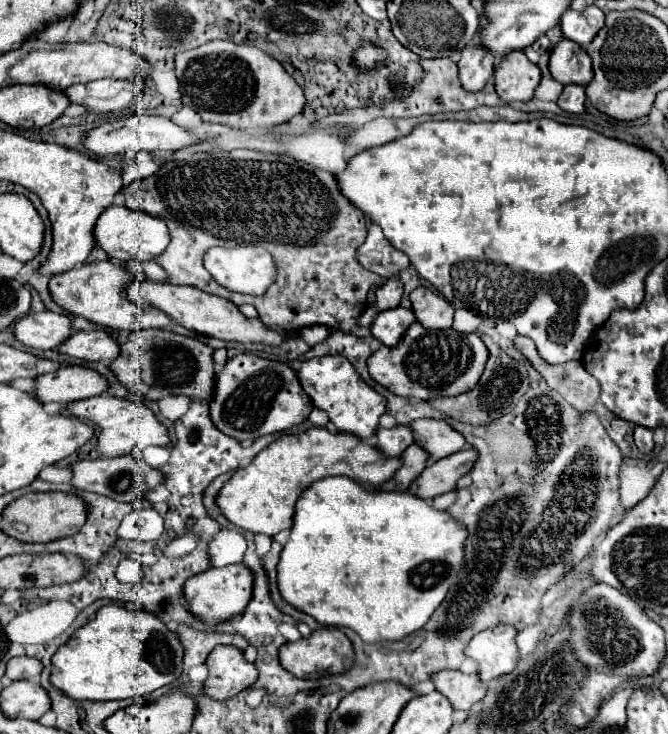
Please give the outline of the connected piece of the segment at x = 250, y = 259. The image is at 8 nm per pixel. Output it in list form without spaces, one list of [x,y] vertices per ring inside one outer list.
[[[239,246],[239,248],[211,248],[203,258],[209,274],[227,290],[243,294],[263,294],[275,276],[275,264],[271,254],[261,246]]]

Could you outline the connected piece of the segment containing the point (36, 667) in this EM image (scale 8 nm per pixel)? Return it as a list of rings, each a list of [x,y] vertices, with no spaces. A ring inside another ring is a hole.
[[[17,656],[7,662],[5,676],[11,680],[39,680],[43,672],[43,664],[31,656]]]

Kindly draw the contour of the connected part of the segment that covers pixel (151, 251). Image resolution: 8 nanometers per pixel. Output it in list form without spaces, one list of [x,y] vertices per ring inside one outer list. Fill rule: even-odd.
[[[111,206],[99,216],[95,224],[95,240],[97,240],[97,246],[101,246],[111,258],[119,258],[123,262],[155,260],[161,252],[165,252],[169,244],[169,232],[167,232],[165,220],[161,218],[153,218],[123,206]]]

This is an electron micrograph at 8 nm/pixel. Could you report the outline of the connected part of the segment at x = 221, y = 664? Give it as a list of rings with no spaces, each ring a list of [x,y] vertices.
[[[217,646],[209,654],[207,664],[209,678],[203,692],[215,700],[227,700],[251,688],[259,676],[255,662],[249,662],[245,658],[245,652],[241,652],[237,646]]]

